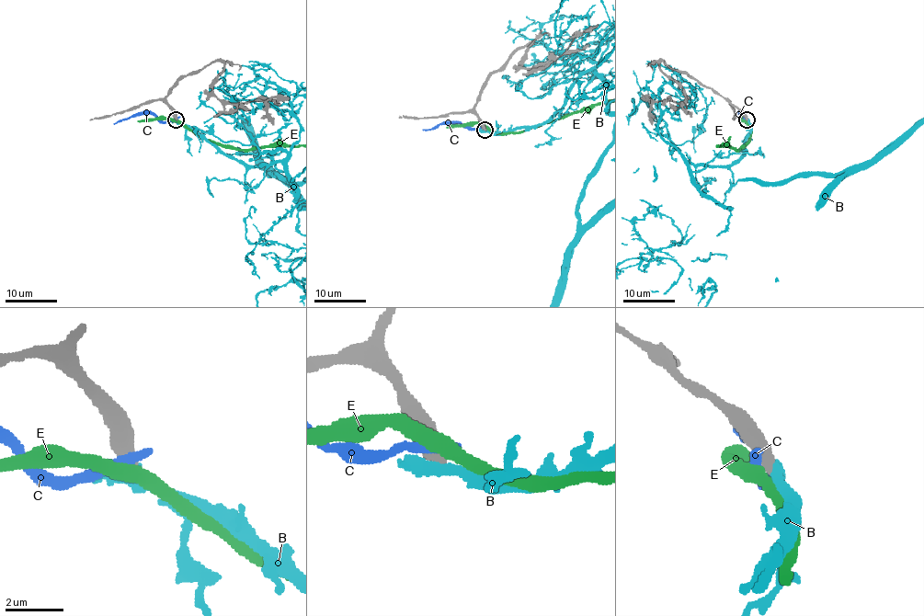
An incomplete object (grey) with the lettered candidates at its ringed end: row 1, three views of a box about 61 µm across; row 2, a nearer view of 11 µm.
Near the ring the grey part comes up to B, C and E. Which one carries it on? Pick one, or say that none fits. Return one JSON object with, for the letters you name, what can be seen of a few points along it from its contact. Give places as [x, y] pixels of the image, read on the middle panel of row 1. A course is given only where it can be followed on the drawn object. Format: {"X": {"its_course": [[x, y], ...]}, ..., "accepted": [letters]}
{"accepted": []}

